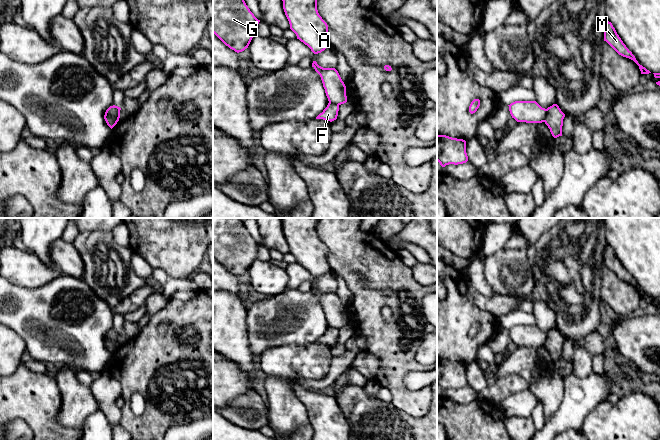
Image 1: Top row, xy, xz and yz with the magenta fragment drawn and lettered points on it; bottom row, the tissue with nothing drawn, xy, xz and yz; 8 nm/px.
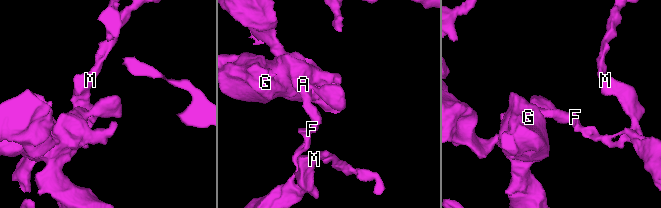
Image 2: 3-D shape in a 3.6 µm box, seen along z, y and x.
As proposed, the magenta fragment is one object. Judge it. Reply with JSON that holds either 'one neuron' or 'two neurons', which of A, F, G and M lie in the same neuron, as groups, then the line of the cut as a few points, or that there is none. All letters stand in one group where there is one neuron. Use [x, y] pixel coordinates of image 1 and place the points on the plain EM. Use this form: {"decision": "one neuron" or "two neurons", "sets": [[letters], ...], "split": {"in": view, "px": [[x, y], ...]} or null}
{"decision": "two neurons", "sets": [["A", "G"], ["F", "M"]], "split": {"in": "yz", "px": [[547, 333], [544, 345]]}}

